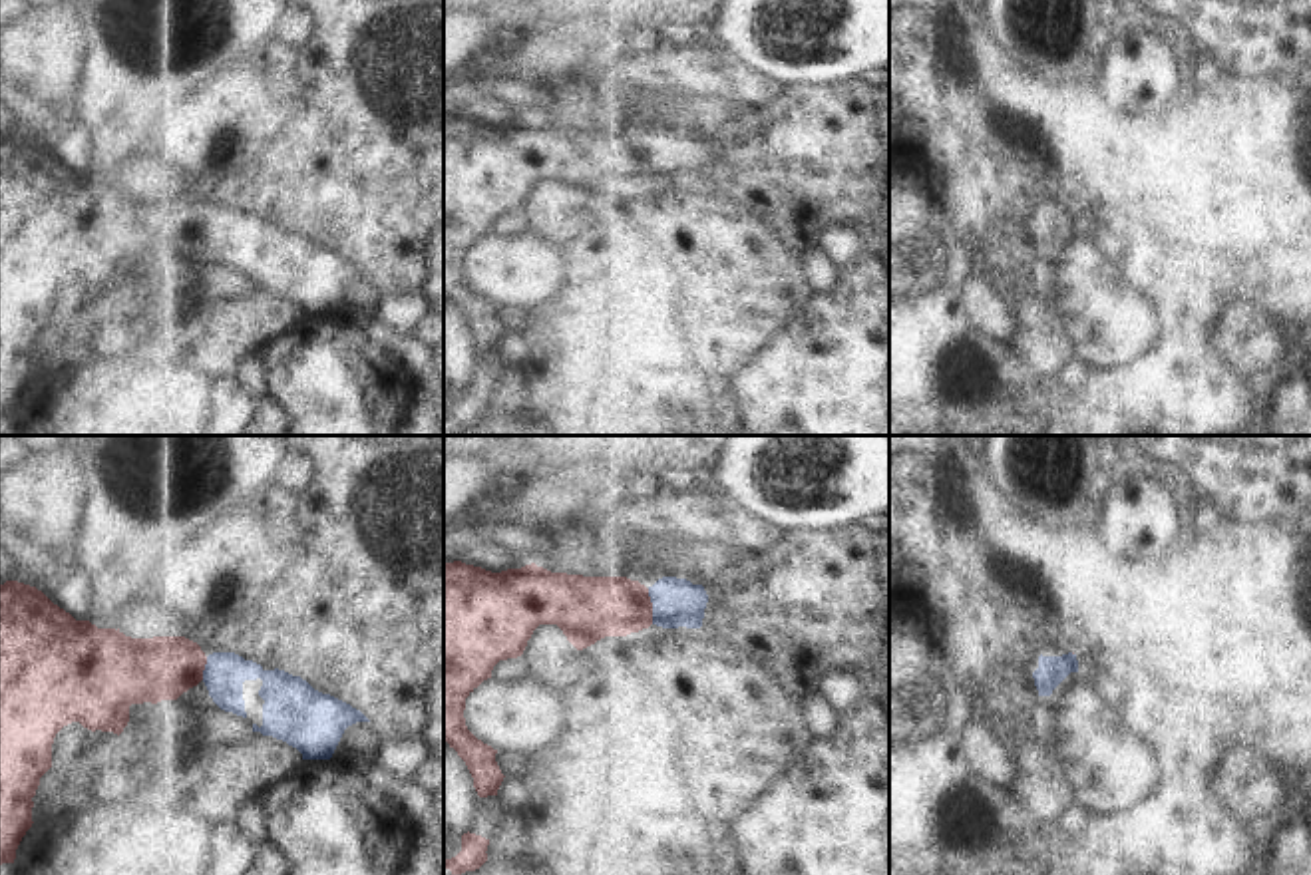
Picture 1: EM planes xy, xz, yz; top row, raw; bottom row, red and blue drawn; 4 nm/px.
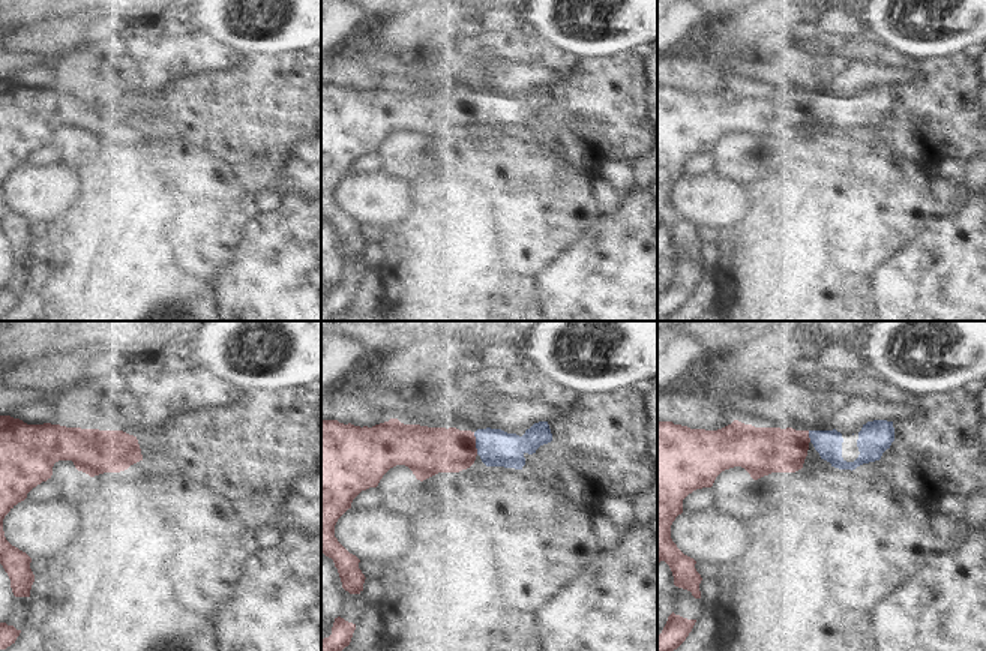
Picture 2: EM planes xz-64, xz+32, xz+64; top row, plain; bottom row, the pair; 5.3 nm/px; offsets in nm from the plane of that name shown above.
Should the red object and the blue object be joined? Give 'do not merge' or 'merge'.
merge

